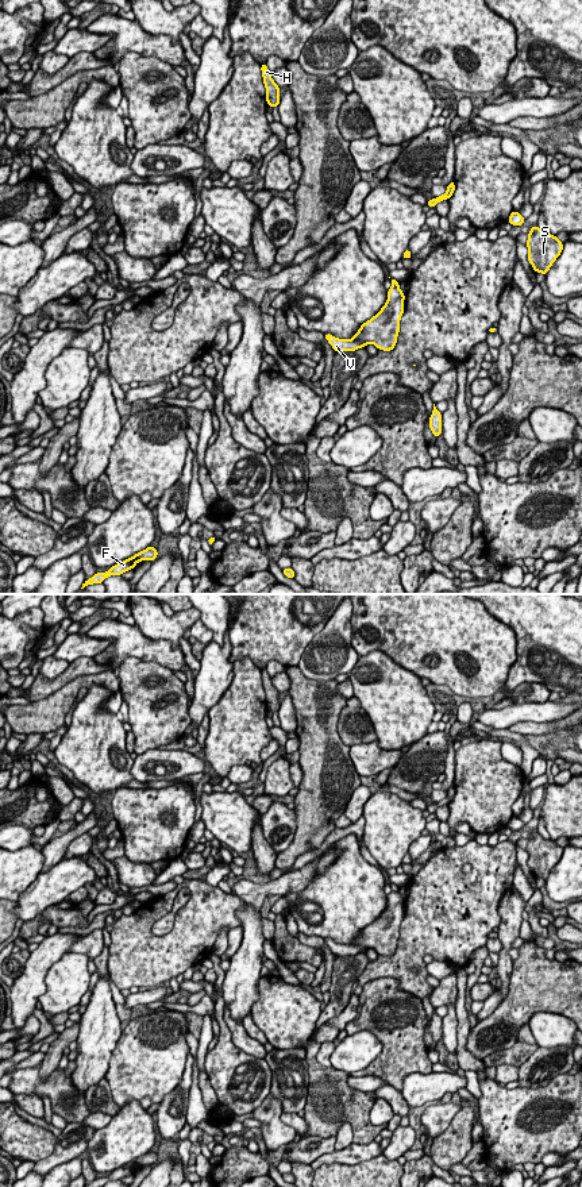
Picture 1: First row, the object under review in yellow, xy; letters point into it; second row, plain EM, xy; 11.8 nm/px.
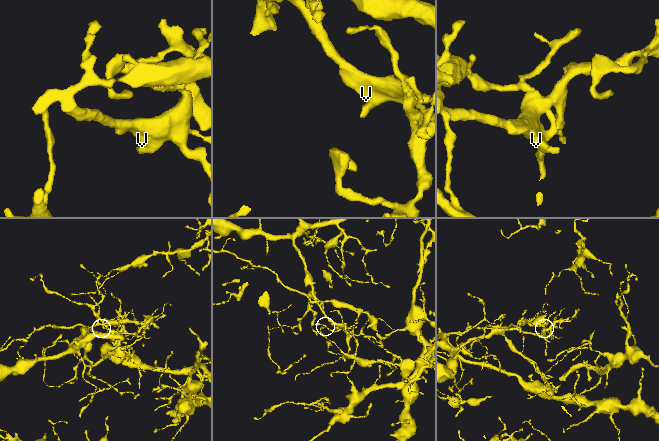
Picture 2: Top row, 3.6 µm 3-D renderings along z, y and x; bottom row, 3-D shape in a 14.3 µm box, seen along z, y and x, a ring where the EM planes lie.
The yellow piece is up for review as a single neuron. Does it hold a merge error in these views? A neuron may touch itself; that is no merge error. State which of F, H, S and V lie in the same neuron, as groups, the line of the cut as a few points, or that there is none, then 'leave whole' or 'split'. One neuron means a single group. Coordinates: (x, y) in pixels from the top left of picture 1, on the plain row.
F H V / S | xy (446, 797), (450, 801) | split

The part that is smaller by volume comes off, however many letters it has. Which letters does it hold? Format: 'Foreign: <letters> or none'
Foreign: S

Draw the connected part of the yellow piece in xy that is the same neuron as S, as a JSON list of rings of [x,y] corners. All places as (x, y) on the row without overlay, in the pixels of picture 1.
[[[537,830],[529,832],[527,852],[528,866],[536,878],[547,879],[551,870],[563,855],[563,848],[555,840],[544,839]]]

